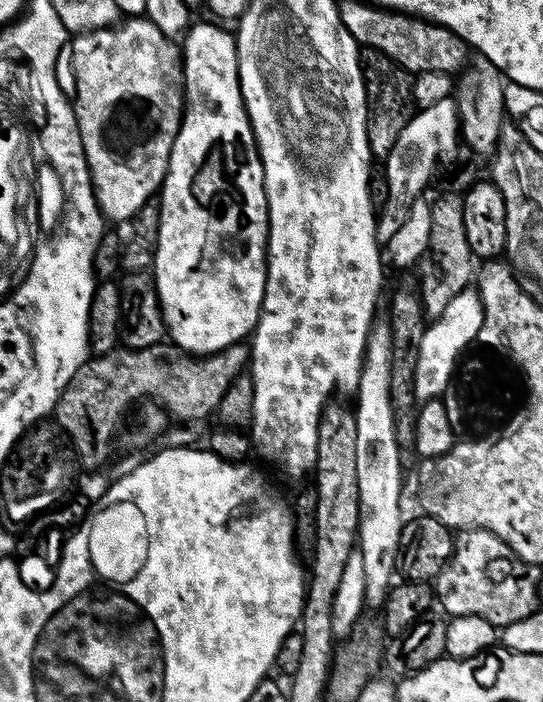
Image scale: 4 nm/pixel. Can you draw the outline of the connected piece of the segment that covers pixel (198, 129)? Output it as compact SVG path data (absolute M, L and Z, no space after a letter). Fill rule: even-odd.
M219 23L196 24L187 29L182 43L182 62L195 64L208 64L208 72L200 68L200 76L196 76L196 100L187 100L184 118L180 122L180 129L172 147L172 163L168 165L168 173L164 176L163 185L158 193L160 200L160 229L156 232L156 248L154 247L154 273L156 284L154 291L160 302L160 311L164 313L164 322L167 335L173 336L175 347L185 354L197 358L207 358L213 354L223 353L225 348L239 345L240 339L247 337L255 329L260 320L264 306L264 289L268 286L268 266L266 253L268 250L268 203L264 189L264 167L260 161L260 152L256 149L256 139L248 121L248 112L244 108L244 99L240 93L240 75L236 65L236 41L231 31L223 32Z

